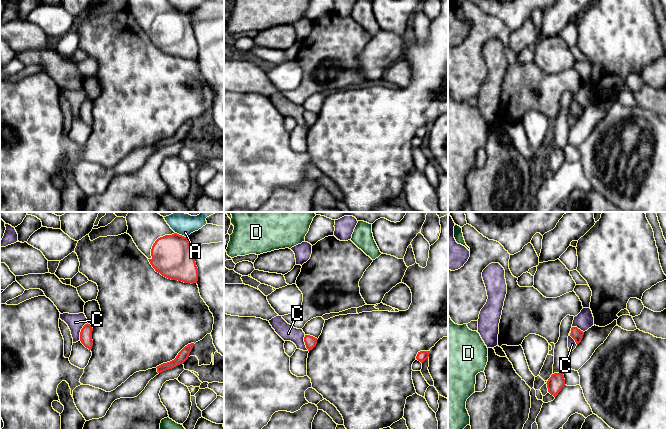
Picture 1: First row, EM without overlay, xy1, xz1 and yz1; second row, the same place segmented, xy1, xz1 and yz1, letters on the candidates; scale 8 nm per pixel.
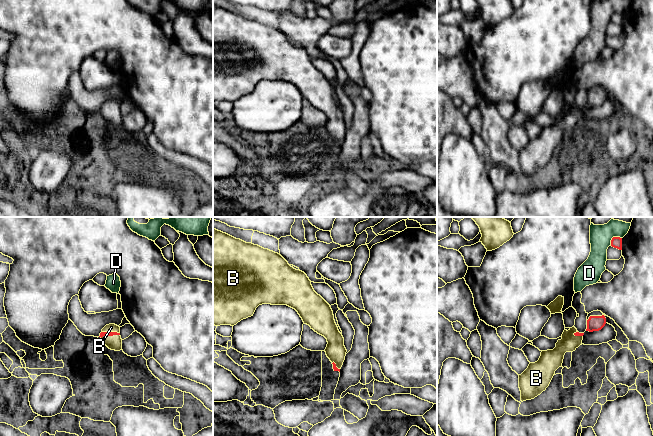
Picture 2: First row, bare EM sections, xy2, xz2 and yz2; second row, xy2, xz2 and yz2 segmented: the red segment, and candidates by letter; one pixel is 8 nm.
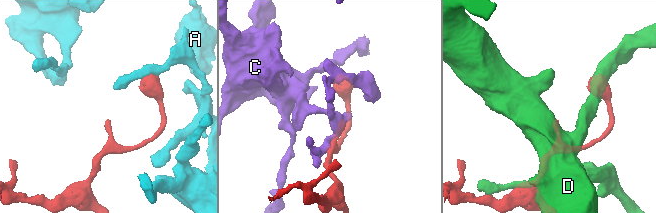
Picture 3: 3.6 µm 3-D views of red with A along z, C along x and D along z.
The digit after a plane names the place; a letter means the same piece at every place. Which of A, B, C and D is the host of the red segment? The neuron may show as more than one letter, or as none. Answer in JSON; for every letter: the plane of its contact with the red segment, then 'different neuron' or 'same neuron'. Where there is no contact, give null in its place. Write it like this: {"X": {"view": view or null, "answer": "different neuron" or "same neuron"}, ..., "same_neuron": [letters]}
{"A": {"view": "xy1", "answer": "different neuron"}, "B": {"view": "xy2", "answer": "same neuron"}, "C": {"view": "xy1", "answer": "different neuron"}, "D": {"view": "yz2", "answer": "different neuron"}, "same_neuron": ["B"]}

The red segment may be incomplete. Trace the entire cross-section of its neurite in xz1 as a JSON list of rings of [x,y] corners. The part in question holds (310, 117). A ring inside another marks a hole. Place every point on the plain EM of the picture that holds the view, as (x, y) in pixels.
[[[305,111],[304,118],[308,127],[312,126],[316,122],[317,116],[318,115],[313,112]]]

